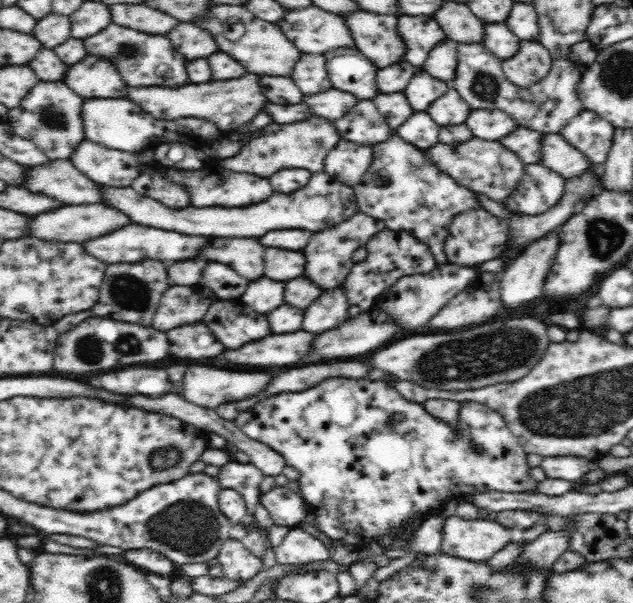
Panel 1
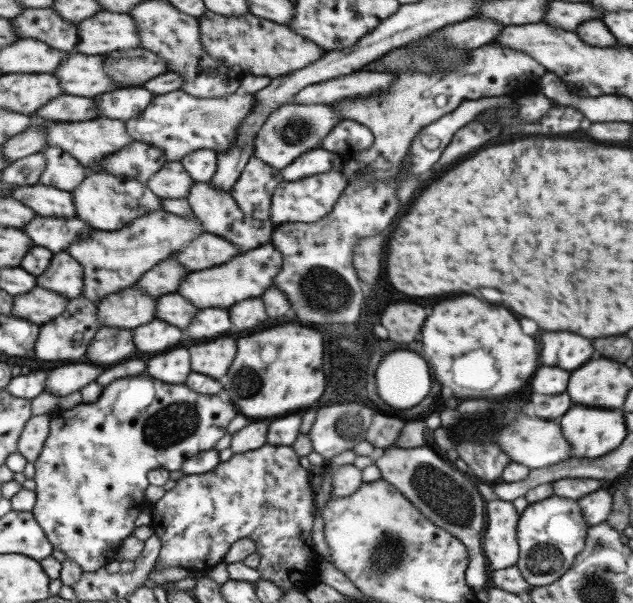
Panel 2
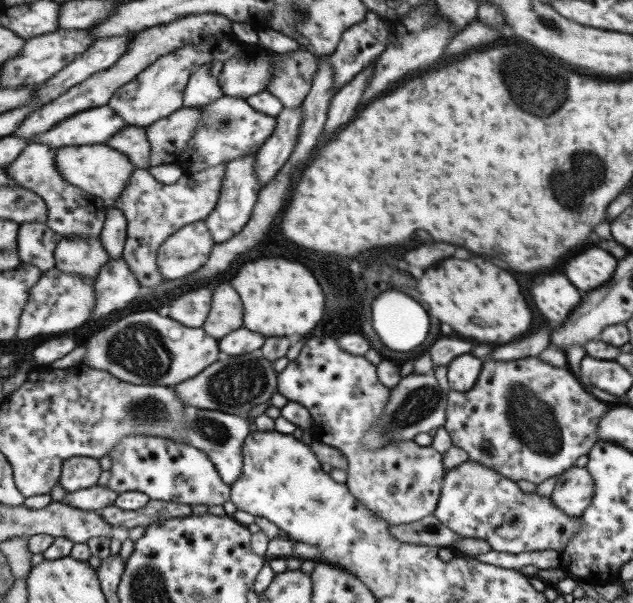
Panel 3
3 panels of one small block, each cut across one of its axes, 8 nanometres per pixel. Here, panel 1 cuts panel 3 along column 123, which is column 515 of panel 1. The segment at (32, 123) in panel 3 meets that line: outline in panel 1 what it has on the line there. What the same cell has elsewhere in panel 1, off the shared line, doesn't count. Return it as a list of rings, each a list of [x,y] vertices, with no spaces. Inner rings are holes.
[[[519,39],[517,50],[514,56],[501,60],[508,80],[515,85],[528,86],[546,76],[553,59],[540,41]]]

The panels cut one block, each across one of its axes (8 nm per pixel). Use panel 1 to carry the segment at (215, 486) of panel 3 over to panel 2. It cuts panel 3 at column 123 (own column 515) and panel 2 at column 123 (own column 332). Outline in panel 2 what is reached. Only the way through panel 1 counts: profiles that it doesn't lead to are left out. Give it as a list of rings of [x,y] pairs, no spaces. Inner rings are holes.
[[[141,374],[107,384],[95,402],[81,402],[51,415],[49,434],[33,461],[35,502],[30,512],[52,549],[63,553],[82,572],[94,572],[107,564],[121,541],[133,533],[133,520],[141,513],[143,491],[148,485],[147,473],[155,469],[179,471],[186,458],[213,449],[226,433],[229,420],[237,412],[221,400],[217,395],[197,394],[183,383],[165,384]]]

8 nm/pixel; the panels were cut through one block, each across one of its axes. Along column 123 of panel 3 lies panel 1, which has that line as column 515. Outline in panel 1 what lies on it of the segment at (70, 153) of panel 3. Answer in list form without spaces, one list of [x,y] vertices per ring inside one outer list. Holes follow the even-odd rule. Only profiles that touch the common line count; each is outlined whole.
[[[472,138],[458,146],[440,144],[438,141],[422,151],[425,153],[427,161],[435,166],[440,174],[449,176],[458,186],[466,186],[474,193],[484,193],[499,203],[508,198],[517,188],[518,181],[525,171],[525,164],[520,162],[512,152],[504,150],[498,141],[480,142],[478,138]]]

